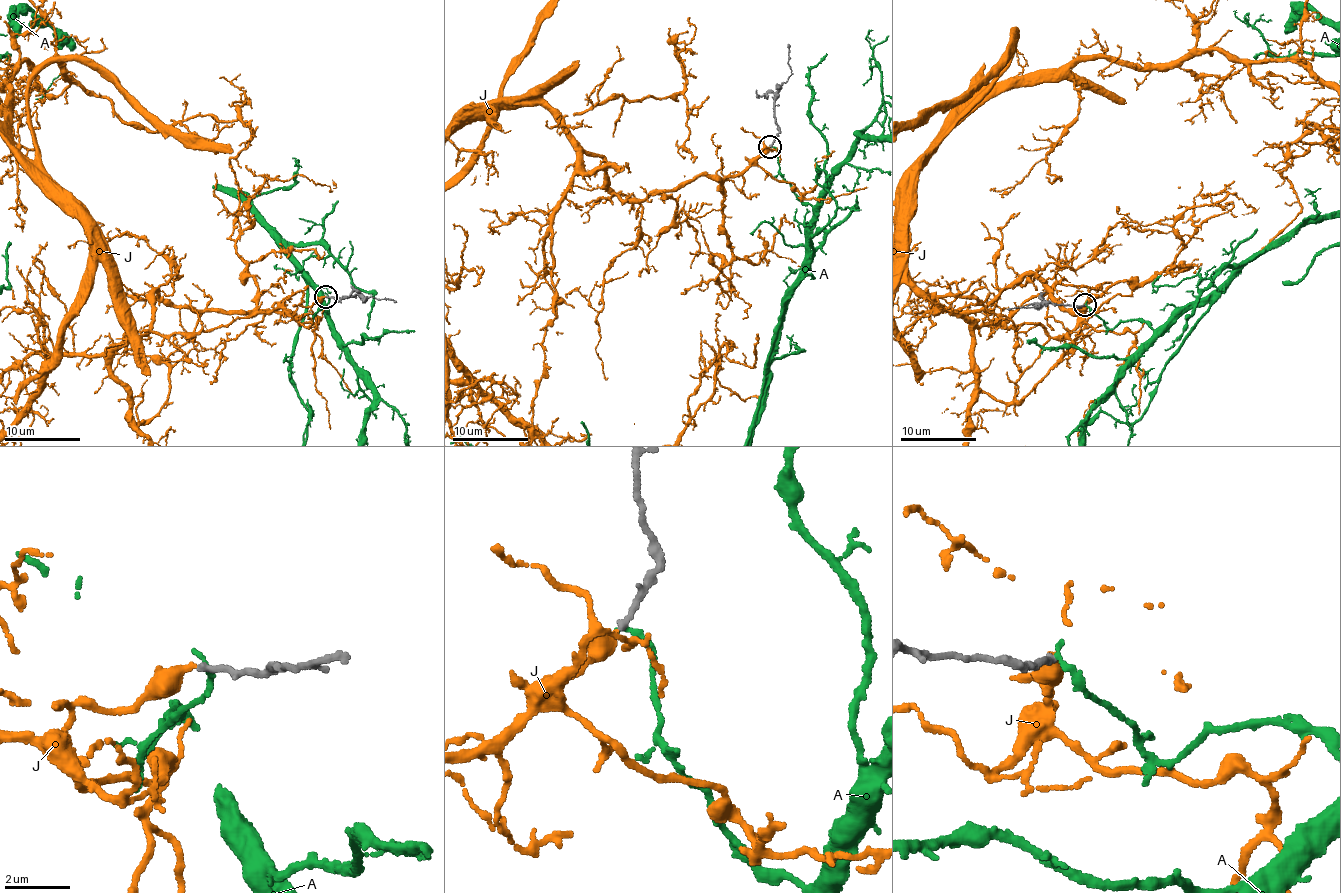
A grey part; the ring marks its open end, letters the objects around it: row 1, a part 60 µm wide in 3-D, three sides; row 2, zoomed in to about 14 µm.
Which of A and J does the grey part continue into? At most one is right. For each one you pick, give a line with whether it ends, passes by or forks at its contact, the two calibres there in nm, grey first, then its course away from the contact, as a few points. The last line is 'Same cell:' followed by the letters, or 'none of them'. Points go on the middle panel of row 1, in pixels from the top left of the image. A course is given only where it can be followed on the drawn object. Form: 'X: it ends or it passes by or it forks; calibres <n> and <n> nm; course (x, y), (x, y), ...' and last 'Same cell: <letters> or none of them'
J: it ends; calibres 180 and 320 nm
Same cell: J

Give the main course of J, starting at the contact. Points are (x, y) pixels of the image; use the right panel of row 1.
J: (1085, 304), (1025, 274), (950, 311), (905, 262), (923, 164), (1016, 32)

